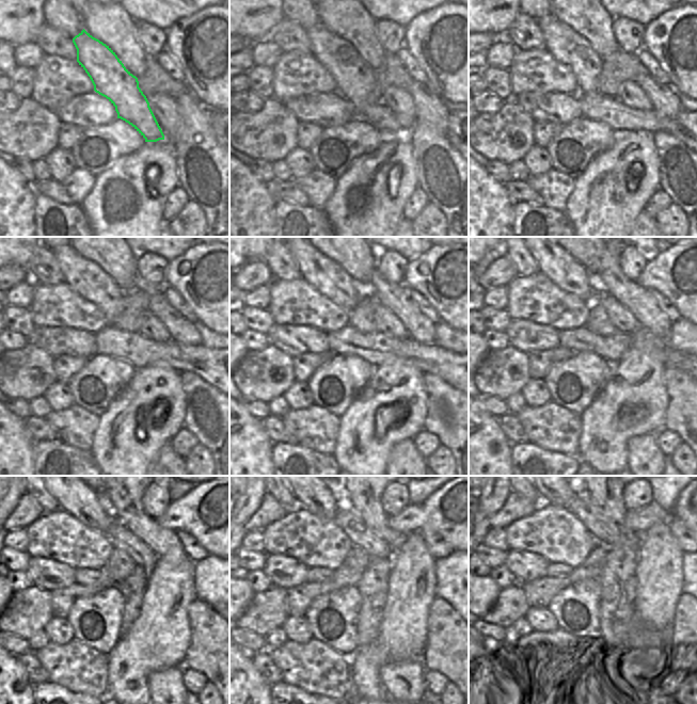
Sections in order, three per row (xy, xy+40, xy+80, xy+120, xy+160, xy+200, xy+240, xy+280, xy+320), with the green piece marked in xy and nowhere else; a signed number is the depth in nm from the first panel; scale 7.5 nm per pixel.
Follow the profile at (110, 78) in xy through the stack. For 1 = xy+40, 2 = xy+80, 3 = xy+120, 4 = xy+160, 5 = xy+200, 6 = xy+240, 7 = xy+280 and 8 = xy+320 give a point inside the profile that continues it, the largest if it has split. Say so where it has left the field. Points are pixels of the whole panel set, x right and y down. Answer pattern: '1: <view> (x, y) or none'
1: xy+40 (354, 80)
2: xy+80 (569, 48)
3: xy+120 (86, 278)
4: xy+160 (327, 276)
5: xy+200 (554, 261)
6: xy+240 (75, 497)
7: xy+280 (322, 499)
8: xy+320 (563, 497)

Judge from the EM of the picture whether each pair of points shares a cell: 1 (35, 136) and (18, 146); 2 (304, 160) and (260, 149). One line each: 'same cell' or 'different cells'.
1: same cell
2: different cells

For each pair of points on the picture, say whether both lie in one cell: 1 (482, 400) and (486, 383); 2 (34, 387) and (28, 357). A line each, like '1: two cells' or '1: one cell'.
1: two cells
2: one cell

